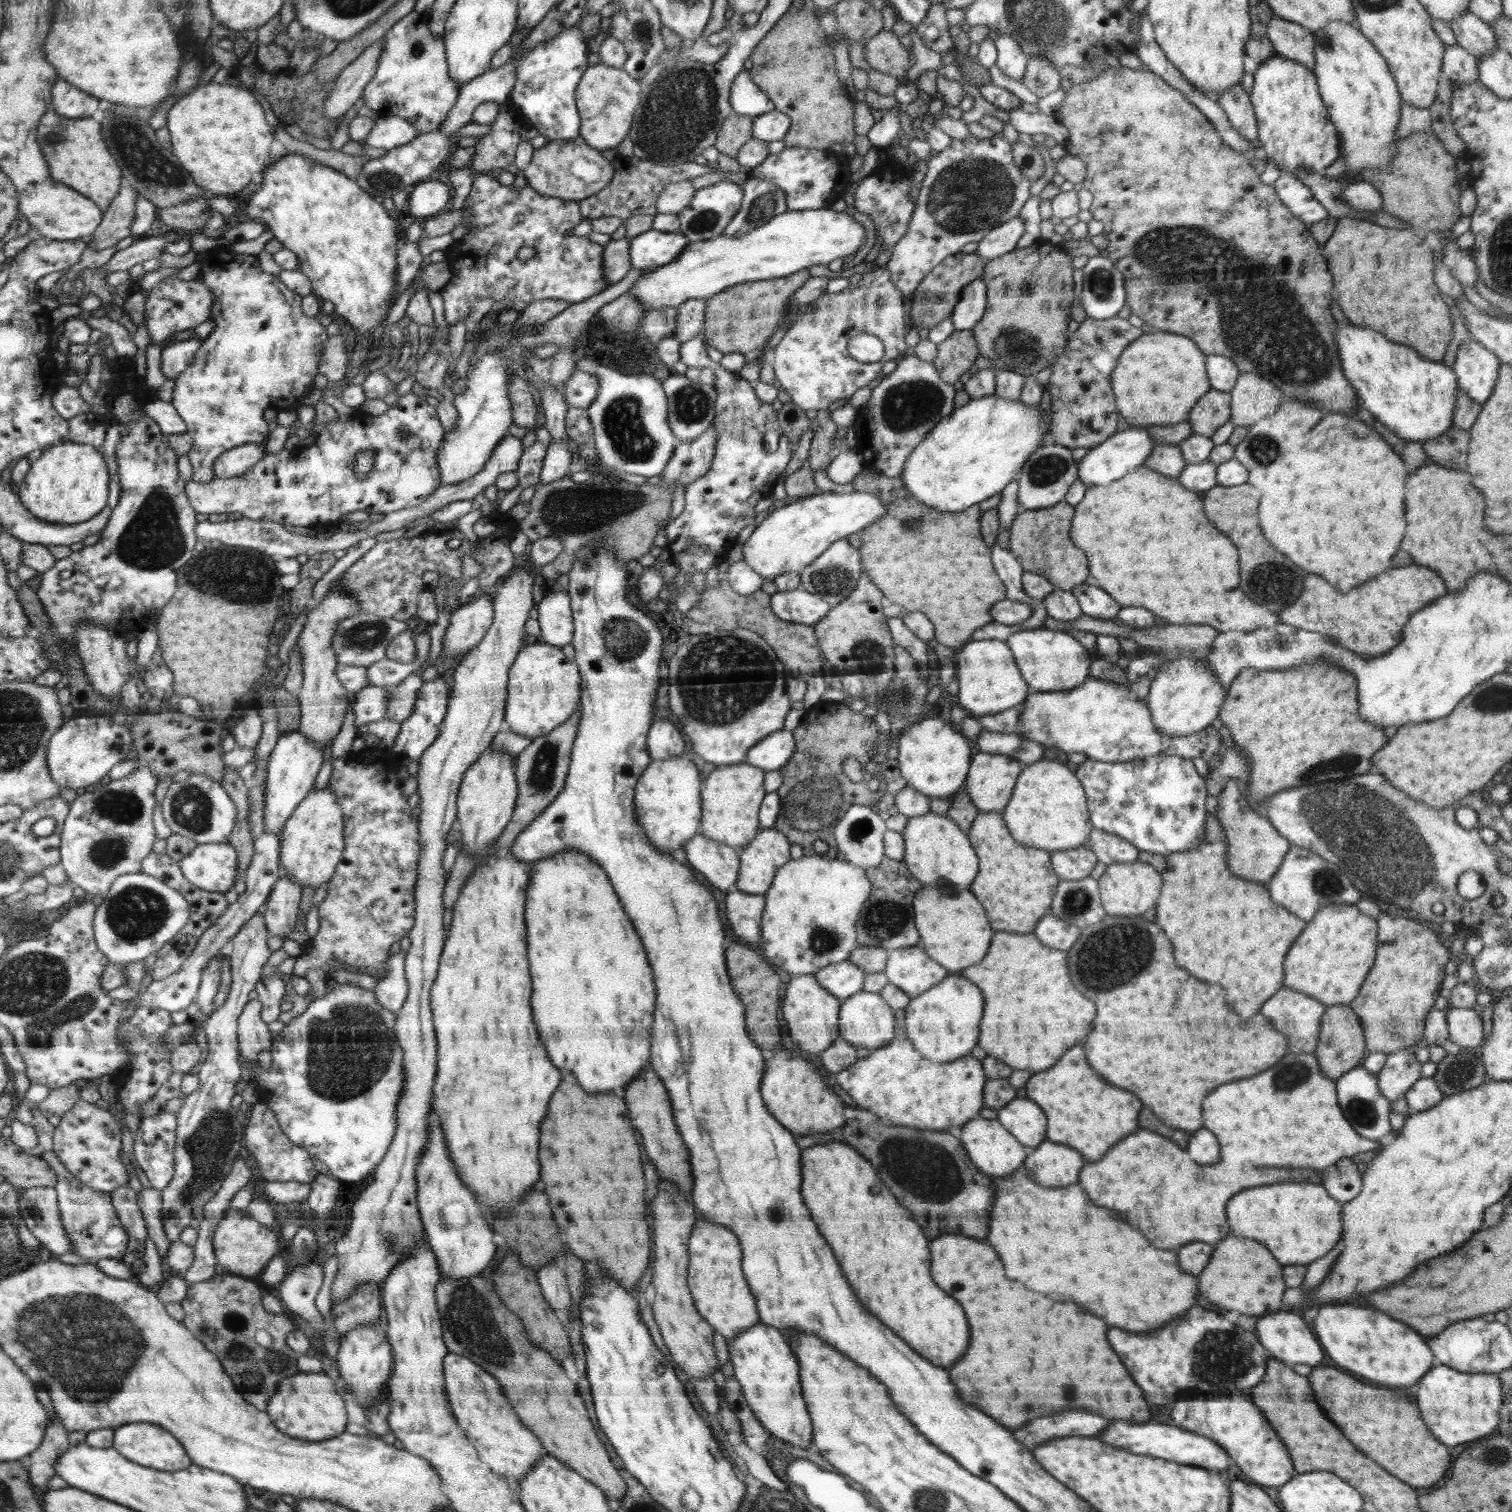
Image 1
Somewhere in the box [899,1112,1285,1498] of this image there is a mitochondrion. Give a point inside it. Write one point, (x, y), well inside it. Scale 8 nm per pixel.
(1220, 1358)

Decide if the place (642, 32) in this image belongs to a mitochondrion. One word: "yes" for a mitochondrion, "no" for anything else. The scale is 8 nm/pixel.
yes

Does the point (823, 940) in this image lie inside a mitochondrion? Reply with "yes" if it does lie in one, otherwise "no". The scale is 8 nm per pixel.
yes

